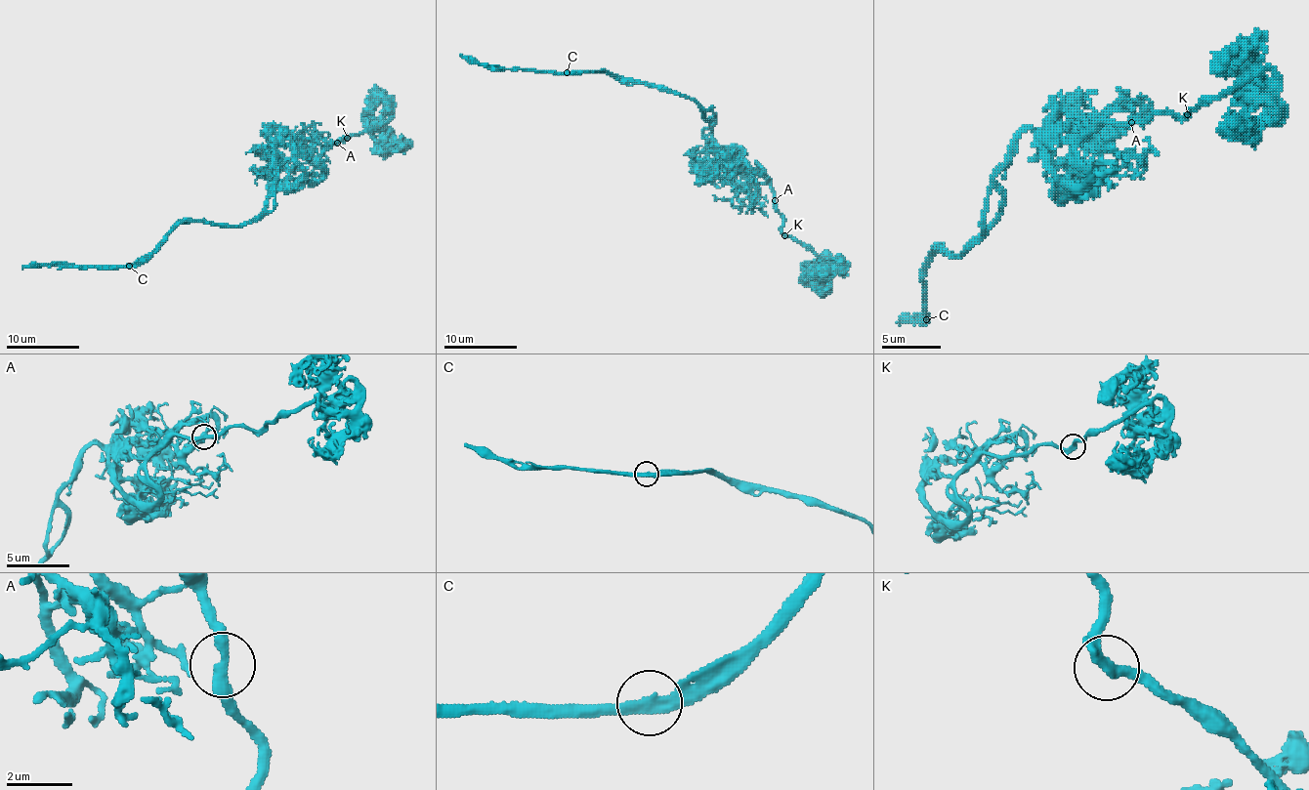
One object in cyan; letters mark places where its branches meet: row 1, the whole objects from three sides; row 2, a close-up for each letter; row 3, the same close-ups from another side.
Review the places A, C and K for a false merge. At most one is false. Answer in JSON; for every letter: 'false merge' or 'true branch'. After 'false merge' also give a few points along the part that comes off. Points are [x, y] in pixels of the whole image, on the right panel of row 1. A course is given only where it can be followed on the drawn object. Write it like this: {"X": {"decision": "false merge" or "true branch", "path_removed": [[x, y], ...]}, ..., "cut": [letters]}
{"A": {"decision": "true branch"}, "C": {"decision": "true branch"}, "K": {"decision": "true branch"}, "cut": []}

